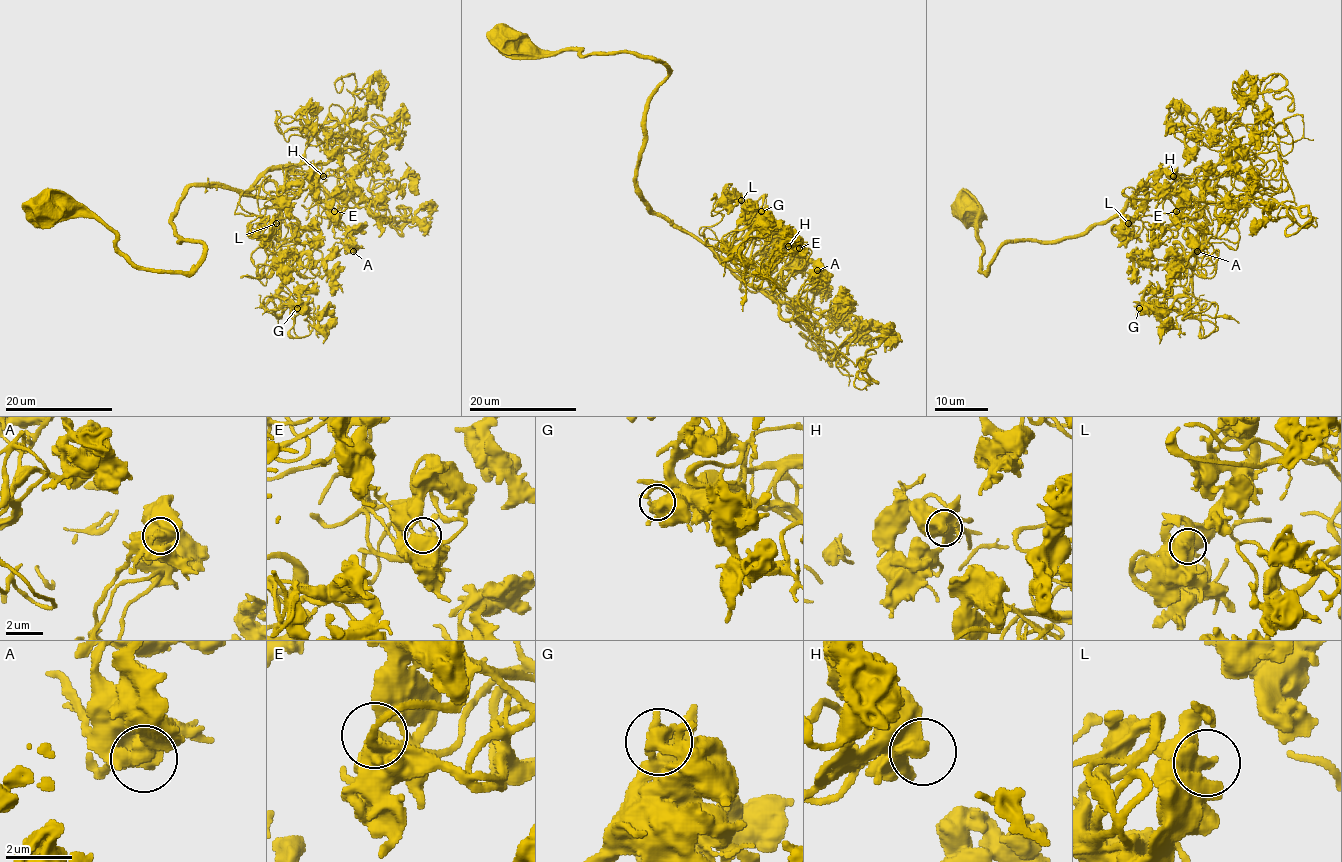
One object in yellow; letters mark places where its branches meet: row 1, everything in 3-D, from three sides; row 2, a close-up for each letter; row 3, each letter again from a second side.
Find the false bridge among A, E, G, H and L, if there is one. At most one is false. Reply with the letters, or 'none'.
G

